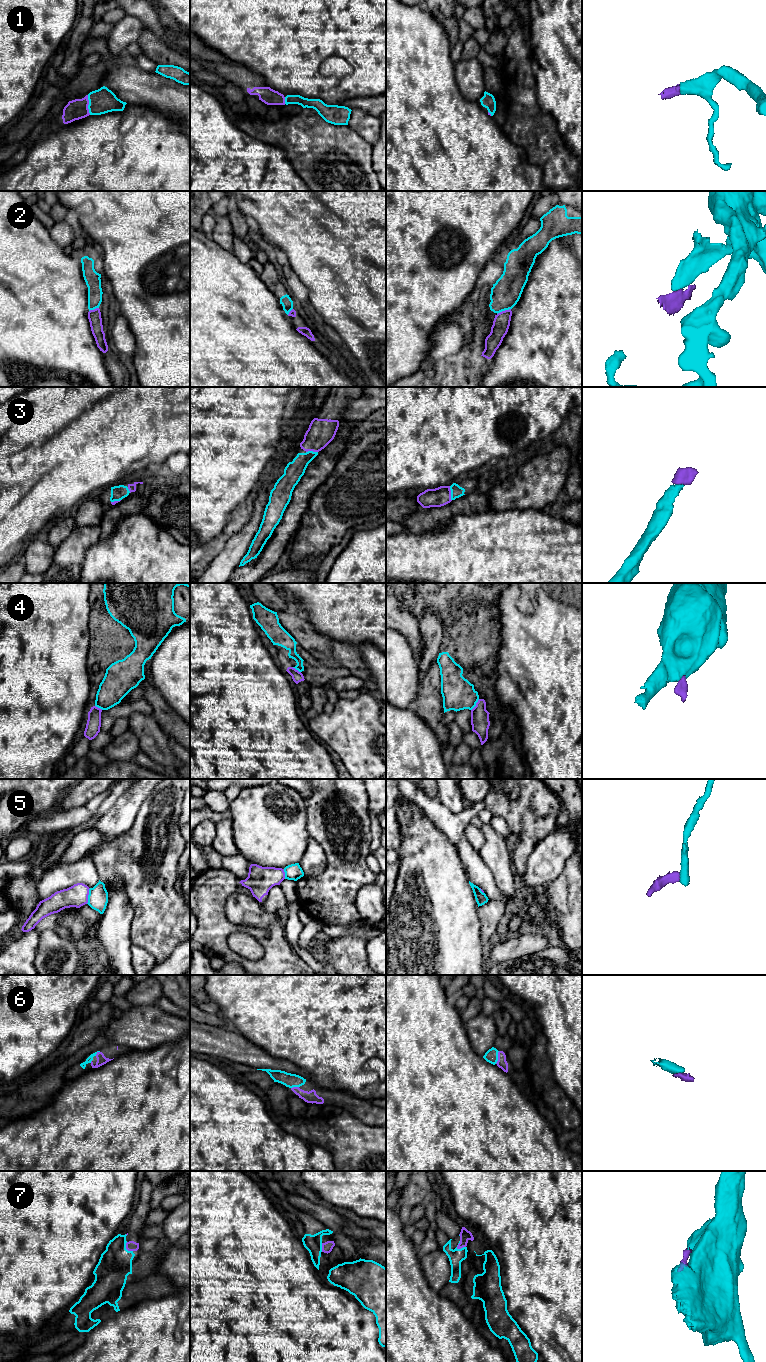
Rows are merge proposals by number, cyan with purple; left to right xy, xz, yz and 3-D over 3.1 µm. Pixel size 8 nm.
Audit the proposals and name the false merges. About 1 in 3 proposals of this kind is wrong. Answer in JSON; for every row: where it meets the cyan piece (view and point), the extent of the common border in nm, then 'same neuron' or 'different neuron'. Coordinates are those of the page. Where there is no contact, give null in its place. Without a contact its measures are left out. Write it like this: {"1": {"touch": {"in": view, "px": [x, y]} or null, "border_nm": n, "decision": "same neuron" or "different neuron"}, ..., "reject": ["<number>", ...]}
{"1": {"touch": {"in": "xy", "px": [88, 105]}, "border_nm": 160, "decision": "same neuron"}, "2": {"touch": {"in": "yz", "px": [503, 310]}, "border_nm": 120, "decision": "different neuron"}, "3": {"touch": {"in": "yz", "px": [451, 493]}, "border_nm": 120, "decision": "same neuron"}, "4": {"touch": {"in": "yz", "px": [475, 705]}, "border_nm": 120, "decision": "different neuron"}, "5": {"touch": {"in": "xy", "px": [88, 896]}, "border_nm": 130, "decision": "different neuron"}, "6": {"touch": {"in": "yz", "px": [497, 1057]}, "border_nm": 110, "decision": "same neuron"}, "7": {"touch": {"in": "yz", "px": [461, 1248]}, "border_nm": 80, "decision": "different neuron"}, "reject": ["2", "4", "5", "7"]}

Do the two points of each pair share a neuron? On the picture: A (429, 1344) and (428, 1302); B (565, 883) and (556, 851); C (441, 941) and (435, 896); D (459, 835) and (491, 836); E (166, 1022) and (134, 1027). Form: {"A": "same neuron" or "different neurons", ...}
{"A": "same neuron", "B": "different neurons", "C": "same neuron", "D": "different neurons", "E": "same neuron"}

